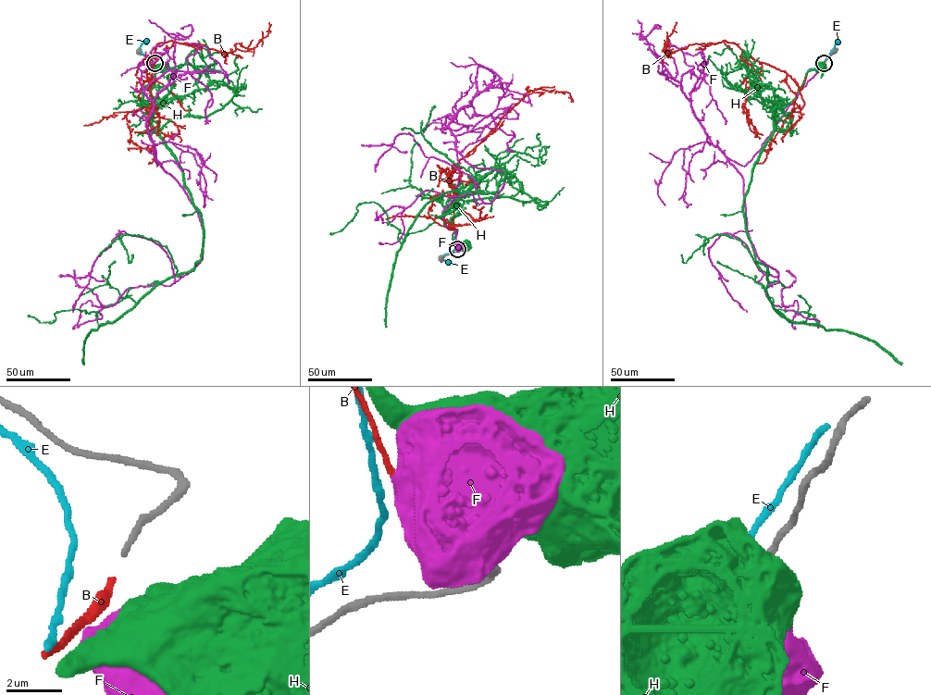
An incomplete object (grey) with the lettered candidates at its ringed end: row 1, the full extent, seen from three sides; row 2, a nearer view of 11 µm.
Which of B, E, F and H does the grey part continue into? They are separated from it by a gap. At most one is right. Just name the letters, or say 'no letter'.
B

